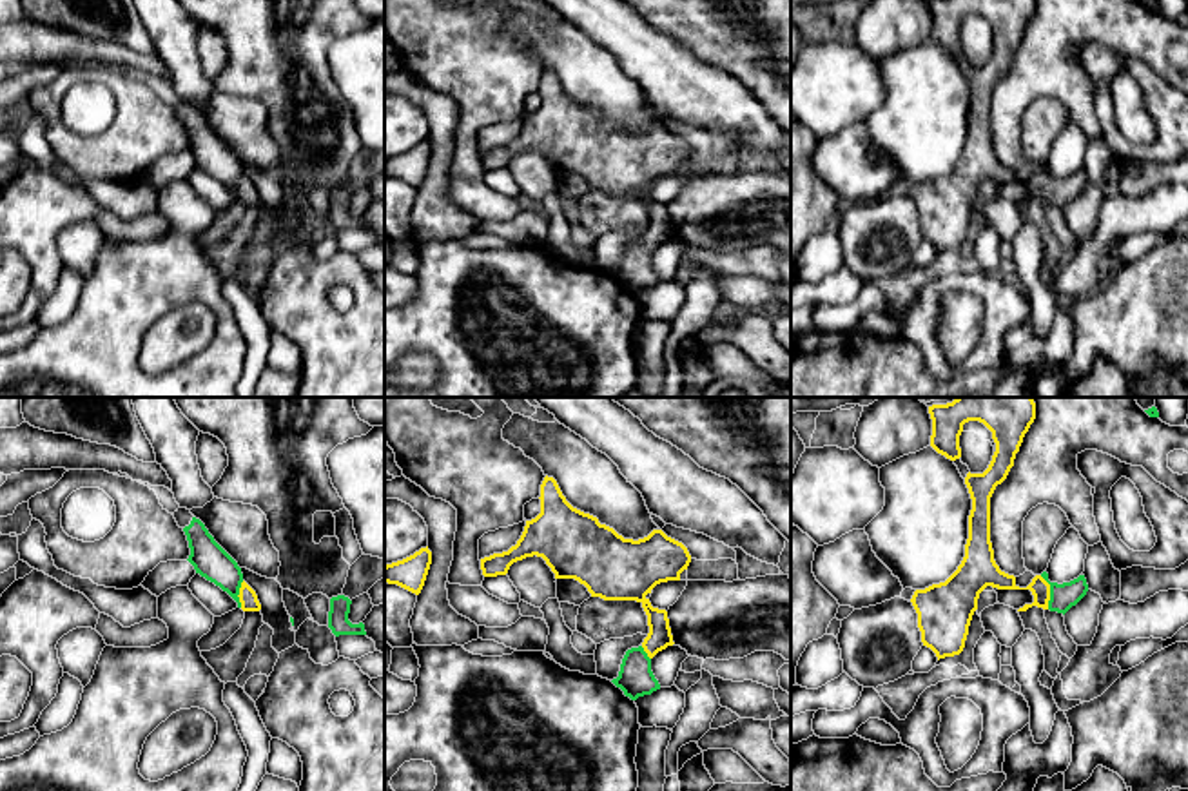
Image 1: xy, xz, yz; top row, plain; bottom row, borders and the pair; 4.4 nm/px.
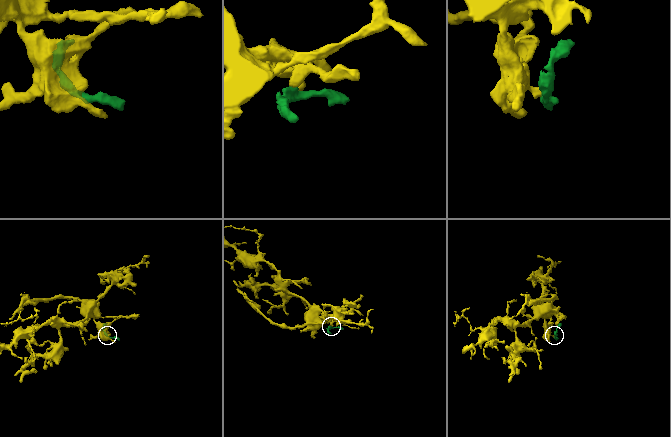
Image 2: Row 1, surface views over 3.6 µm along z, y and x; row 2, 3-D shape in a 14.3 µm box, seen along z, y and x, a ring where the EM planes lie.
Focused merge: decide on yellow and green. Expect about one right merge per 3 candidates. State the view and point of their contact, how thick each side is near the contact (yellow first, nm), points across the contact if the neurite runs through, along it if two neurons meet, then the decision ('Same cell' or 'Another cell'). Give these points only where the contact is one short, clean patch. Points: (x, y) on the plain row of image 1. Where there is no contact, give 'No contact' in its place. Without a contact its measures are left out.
Touches yellow at yz (1049, 185). Thickness 90 nm (yellow) against 120 nm. Path across: yz (994, 171), (1012, 180), (1049, 185), (1065, 189). Same cell

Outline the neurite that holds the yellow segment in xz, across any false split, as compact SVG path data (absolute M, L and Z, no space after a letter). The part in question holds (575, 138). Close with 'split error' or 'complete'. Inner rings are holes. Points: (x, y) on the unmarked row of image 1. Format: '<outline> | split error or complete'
M548 69L539 93L540 107L526 114L517 138L481 152L482 169L506 169L513 156L537 149L555 172L575 172L591 190L640 196L649 227L638 241L626 245L618 270L611 276L631 294L660 283L651 252L675 236L667 205L653 201L646 189L660 176L680 174L691 156L687 142L662 123L638 134L624 132L597 111L573 102Z | split error

